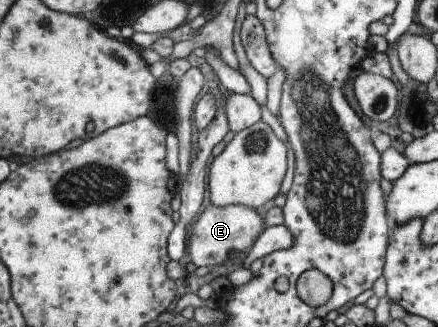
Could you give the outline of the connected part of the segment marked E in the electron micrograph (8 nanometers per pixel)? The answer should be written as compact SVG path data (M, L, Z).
M208 205L200 216L189 225L186 242L186 253L190 257L190 262L195 267L215 267L226 263L232 252L246 252L251 248L261 232L264 230L262 215L254 209L241 206L229 205L226 207L216 207Z

